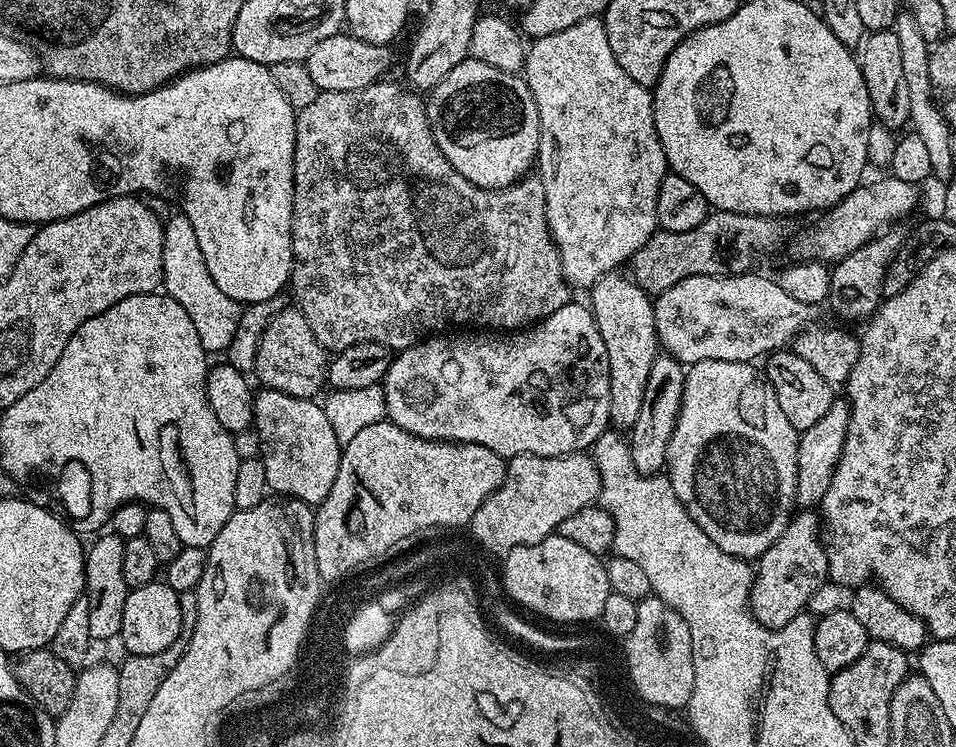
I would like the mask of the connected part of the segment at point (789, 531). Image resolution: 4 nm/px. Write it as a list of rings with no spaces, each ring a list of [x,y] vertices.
[[[800,510],[793,515],[788,528],[758,557],[754,568],[752,593],[748,606],[763,628],[781,628],[801,615],[812,595],[828,580],[828,550],[822,543],[822,520],[815,511]]]

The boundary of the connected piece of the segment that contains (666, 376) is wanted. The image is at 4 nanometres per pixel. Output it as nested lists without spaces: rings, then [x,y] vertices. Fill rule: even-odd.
[[[667,354],[656,355],[654,366],[650,366],[646,395],[642,397],[642,411],[626,436],[630,456],[634,458],[634,466],[638,466],[638,470],[644,476],[654,476],[665,471],[670,438],[674,434],[674,426],[682,406],[685,375],[685,365]]]

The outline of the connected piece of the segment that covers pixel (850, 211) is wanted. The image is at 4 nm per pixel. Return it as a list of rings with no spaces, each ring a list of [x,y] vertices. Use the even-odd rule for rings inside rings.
[[[884,174],[881,180],[872,180],[861,183],[846,198],[842,198],[834,207],[827,209],[826,214],[821,215],[817,224],[812,224],[809,228],[804,228],[795,233],[791,241],[790,248],[797,261],[801,260],[822,260],[825,262],[835,262],[846,258],[848,254],[854,254],[863,244],[868,244],[871,240],[880,235],[881,232],[891,229],[895,220],[900,220],[903,216],[908,216],[916,208],[916,203],[920,200],[921,189],[910,182],[902,182],[902,178],[894,178],[891,174]]]

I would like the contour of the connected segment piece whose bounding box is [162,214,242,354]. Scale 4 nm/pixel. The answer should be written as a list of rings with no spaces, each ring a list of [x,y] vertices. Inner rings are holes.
[[[172,214],[163,221],[163,225],[163,291],[174,298],[174,302],[178,302],[178,306],[182,306],[186,314],[190,314],[190,322],[194,322],[194,330],[198,330],[198,342],[202,342],[205,352],[227,353],[230,342],[234,342],[234,330],[238,330],[242,306],[234,298],[229,298],[214,283],[214,278],[210,278],[210,270],[206,270],[206,258],[202,258],[198,237],[194,235],[194,226],[190,226],[190,218],[182,214]]]

